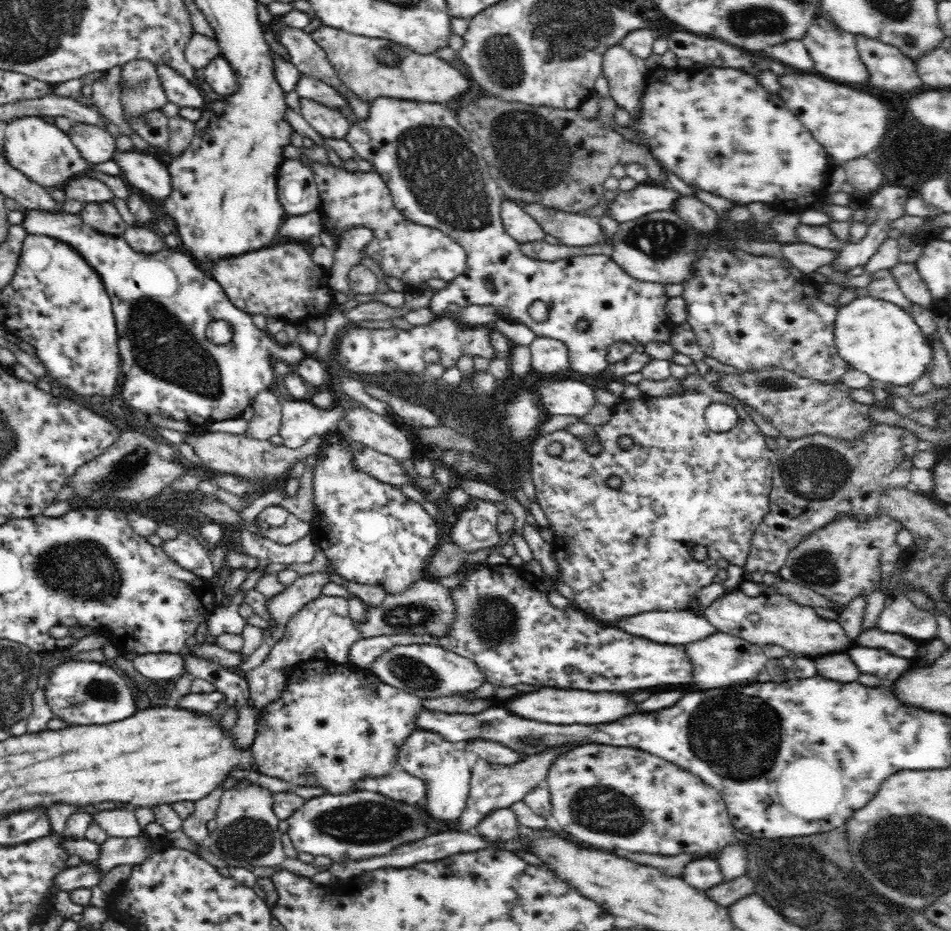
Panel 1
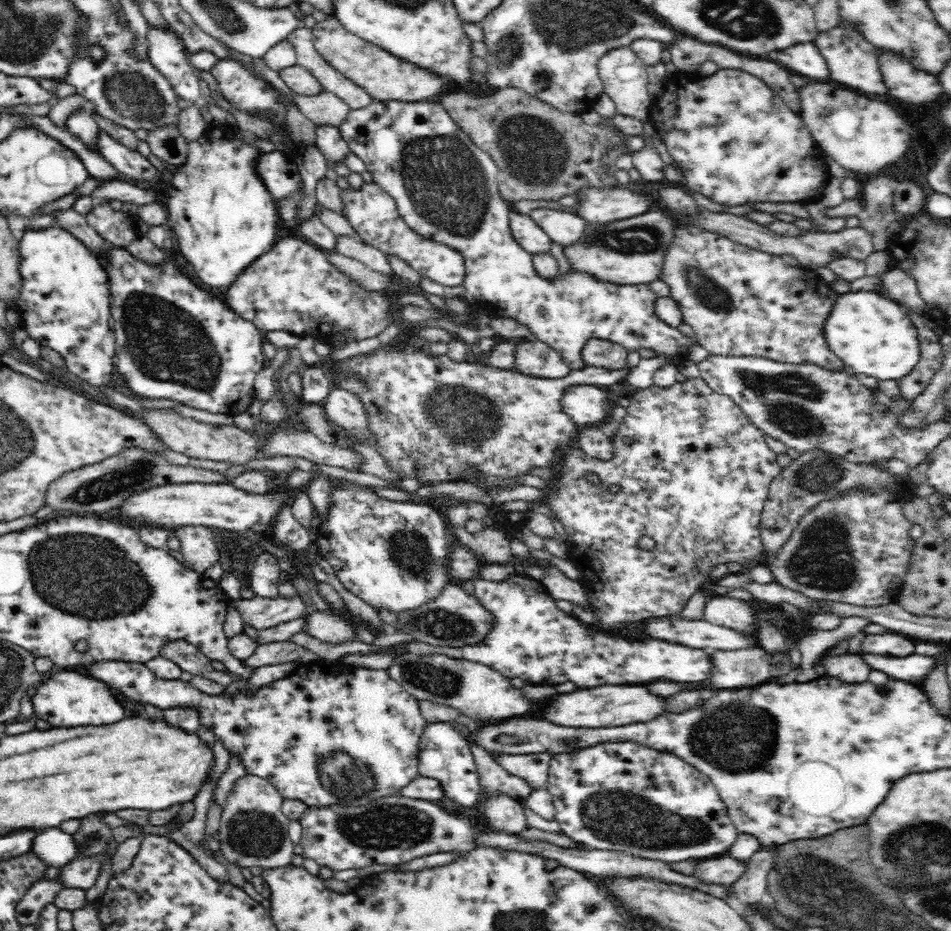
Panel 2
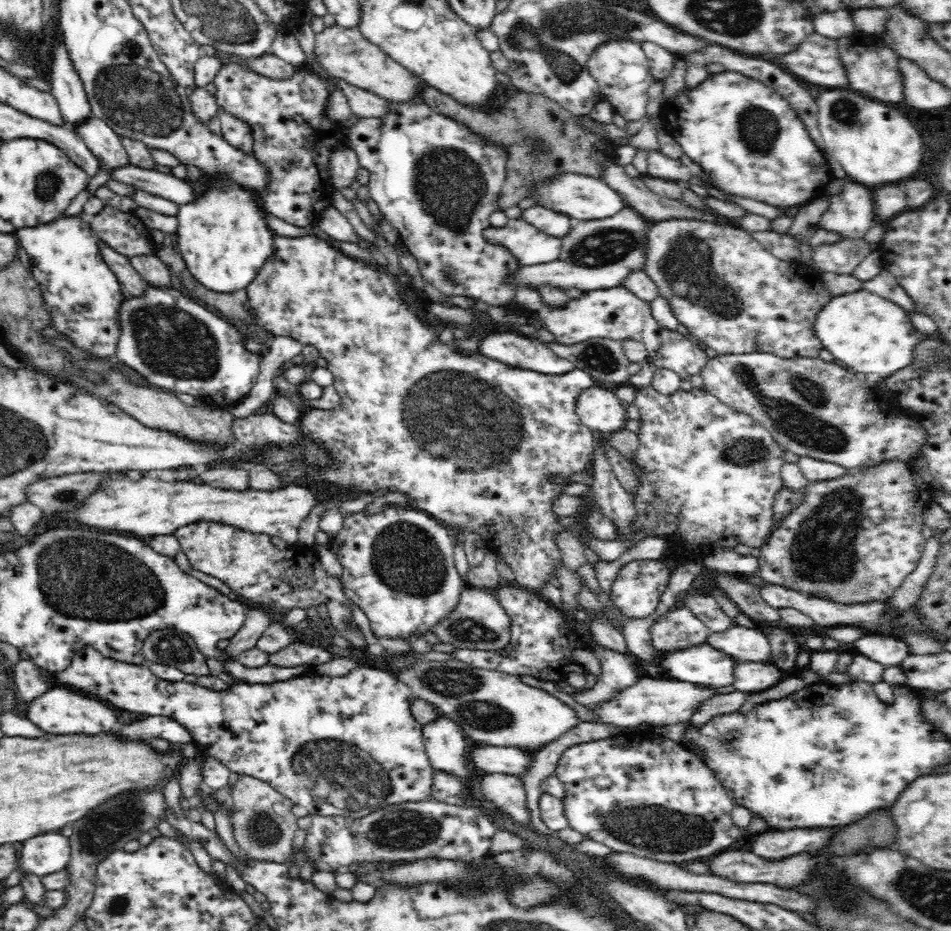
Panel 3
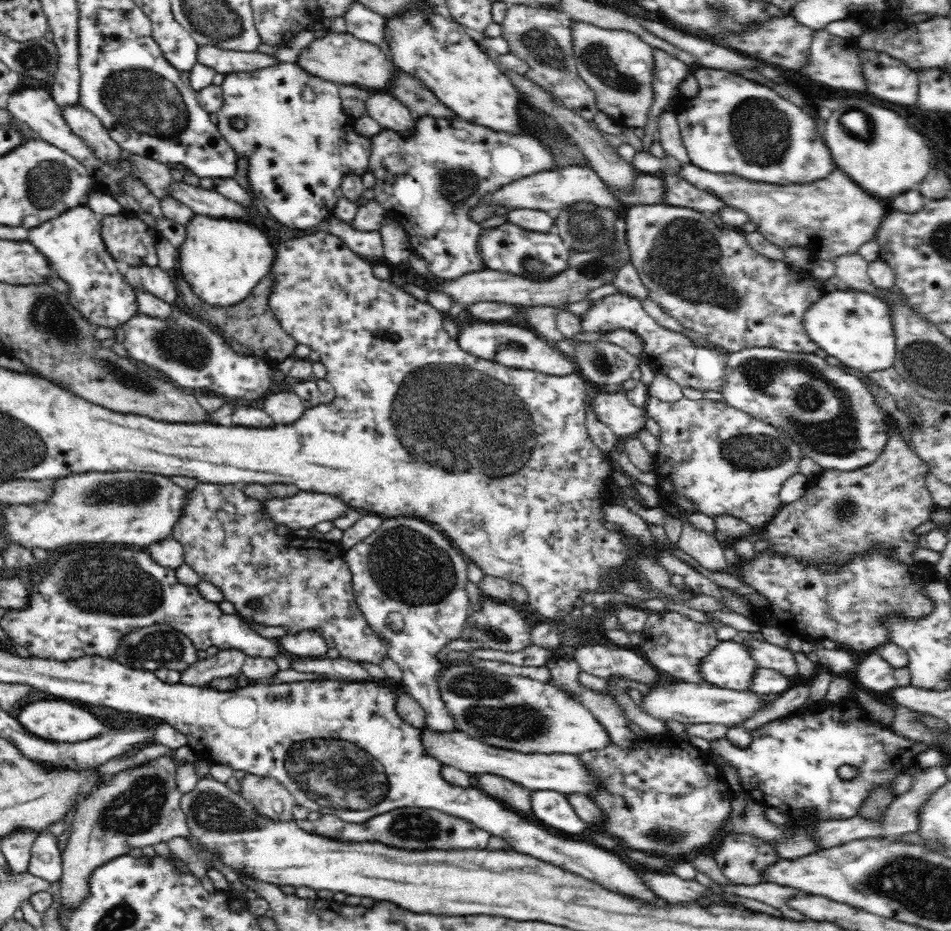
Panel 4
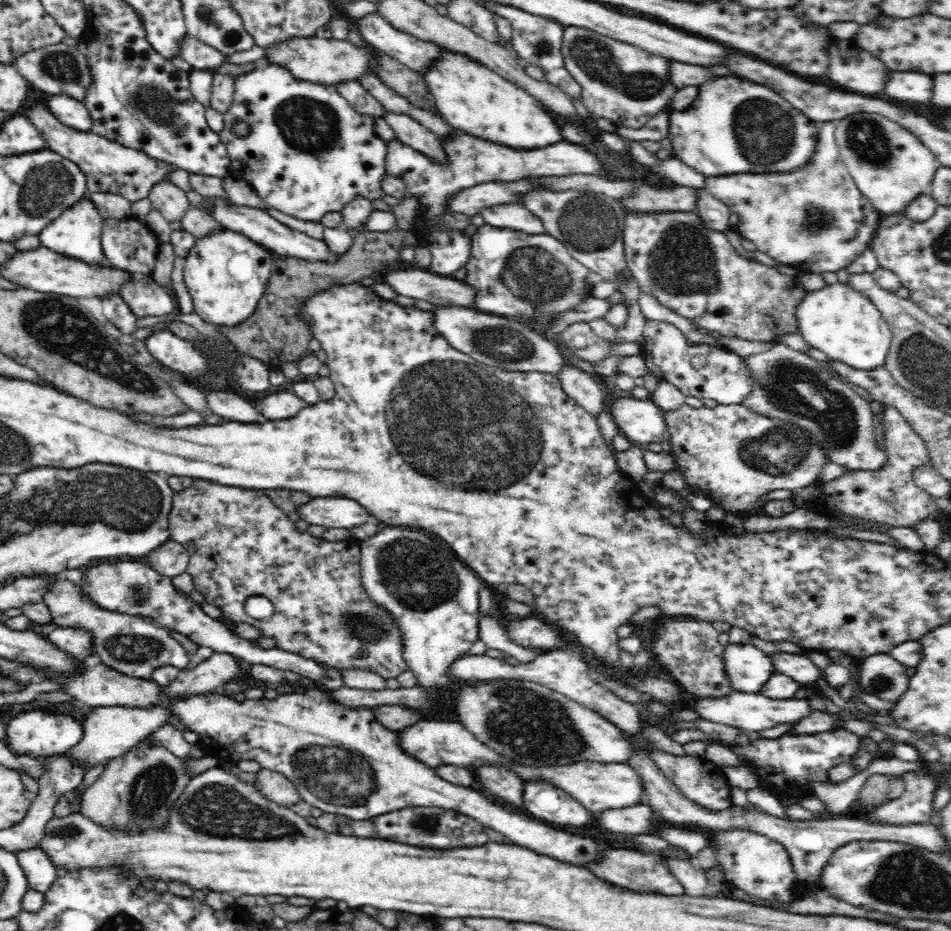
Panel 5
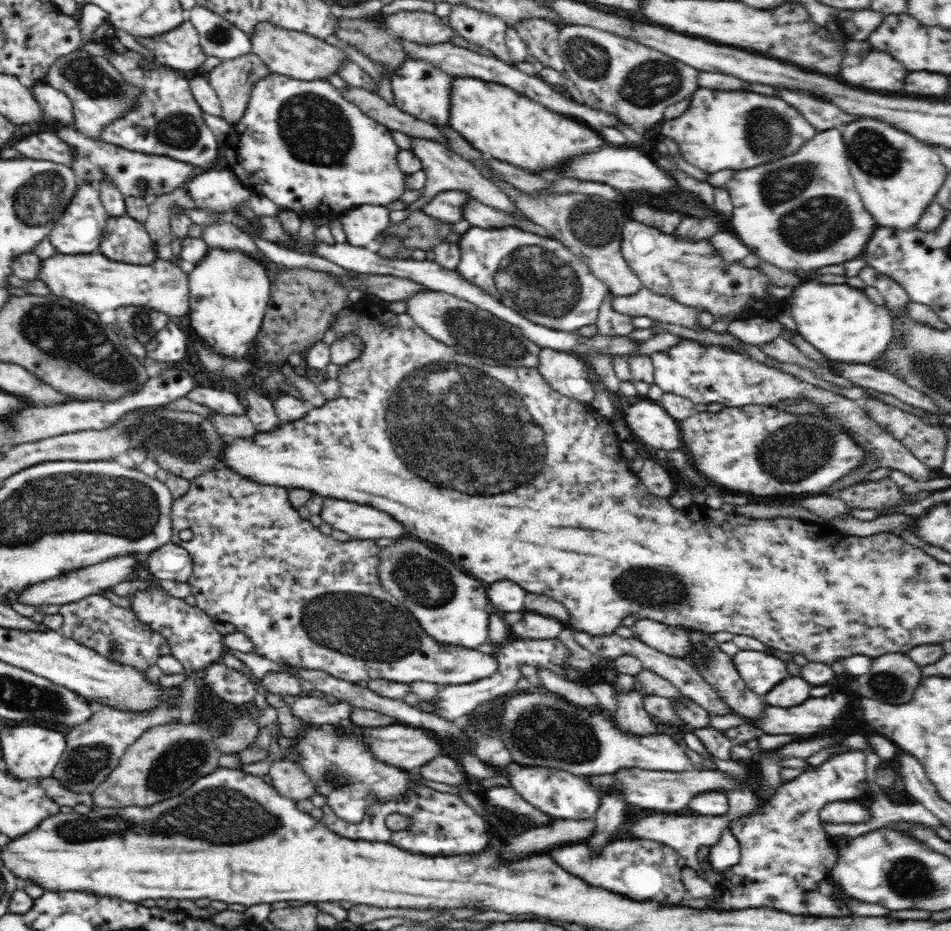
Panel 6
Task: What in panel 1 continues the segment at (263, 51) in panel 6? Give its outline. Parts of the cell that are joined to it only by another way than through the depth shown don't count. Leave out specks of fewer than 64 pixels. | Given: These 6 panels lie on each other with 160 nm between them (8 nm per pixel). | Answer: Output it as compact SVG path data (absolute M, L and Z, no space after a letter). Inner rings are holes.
M320 22L312 29L310 37L327 53L342 82L366 102L378 97L388 97L416 102L436 102L448 106L452 104L452 98L460 96L470 86L468 80L454 68L454 64L436 56L414 53L386 39L350 34Z

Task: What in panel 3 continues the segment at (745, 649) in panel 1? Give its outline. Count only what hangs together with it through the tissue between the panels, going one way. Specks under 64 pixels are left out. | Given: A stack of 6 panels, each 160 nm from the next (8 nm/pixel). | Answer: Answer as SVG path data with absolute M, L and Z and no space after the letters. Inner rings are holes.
M738 662L735 666L735 682L737 691L746 693L758 693L776 686L784 678L784 672L775 663Z

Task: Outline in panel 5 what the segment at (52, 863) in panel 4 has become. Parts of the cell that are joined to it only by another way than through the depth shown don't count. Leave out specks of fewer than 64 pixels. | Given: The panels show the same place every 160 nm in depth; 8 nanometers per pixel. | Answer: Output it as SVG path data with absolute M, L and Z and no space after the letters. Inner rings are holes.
M33 847L14 854L24 871L28 888L39 893L45 893L51 888L52 882L56 880L59 873L56 872L56 867L52 865L52 861L42 850Z

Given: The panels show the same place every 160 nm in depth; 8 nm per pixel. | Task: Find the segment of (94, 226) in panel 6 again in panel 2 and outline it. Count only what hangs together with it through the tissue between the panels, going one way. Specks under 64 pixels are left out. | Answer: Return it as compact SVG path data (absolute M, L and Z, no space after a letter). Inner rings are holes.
M57 225L48 228L25 230L19 242L20 275L22 284L16 311L23 320L23 328L28 331L41 346L48 346L60 352L66 360L68 371L86 381L89 385L111 385L112 358L116 354L115 334L111 327L112 287L110 274L100 265L98 256L94 255L82 240L74 237L68 230Z

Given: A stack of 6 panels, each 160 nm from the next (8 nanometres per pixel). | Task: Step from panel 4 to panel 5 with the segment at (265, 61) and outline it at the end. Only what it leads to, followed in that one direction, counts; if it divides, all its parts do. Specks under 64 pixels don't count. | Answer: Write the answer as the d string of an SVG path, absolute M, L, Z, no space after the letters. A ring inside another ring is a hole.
M184 34L179 42L179 56L191 66L191 69L215 70L222 62L226 62L227 56L219 53L212 46L204 44L197 38Z

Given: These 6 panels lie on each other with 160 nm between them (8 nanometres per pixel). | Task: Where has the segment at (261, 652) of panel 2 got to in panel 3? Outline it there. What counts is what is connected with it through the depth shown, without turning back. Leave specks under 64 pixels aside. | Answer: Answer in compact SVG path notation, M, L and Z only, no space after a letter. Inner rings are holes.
M295 639L283 650L269 656L269 664L273 667L301 667L308 670L319 664L326 664L337 656L327 646L310 645Z

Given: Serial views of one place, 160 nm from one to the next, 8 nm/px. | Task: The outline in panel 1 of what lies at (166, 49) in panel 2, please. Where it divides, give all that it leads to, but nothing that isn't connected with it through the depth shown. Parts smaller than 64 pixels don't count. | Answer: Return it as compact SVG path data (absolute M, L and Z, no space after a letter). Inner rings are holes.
M167 62L155 64L156 72L169 101L184 107L203 108L205 106L200 87L176 72Z

